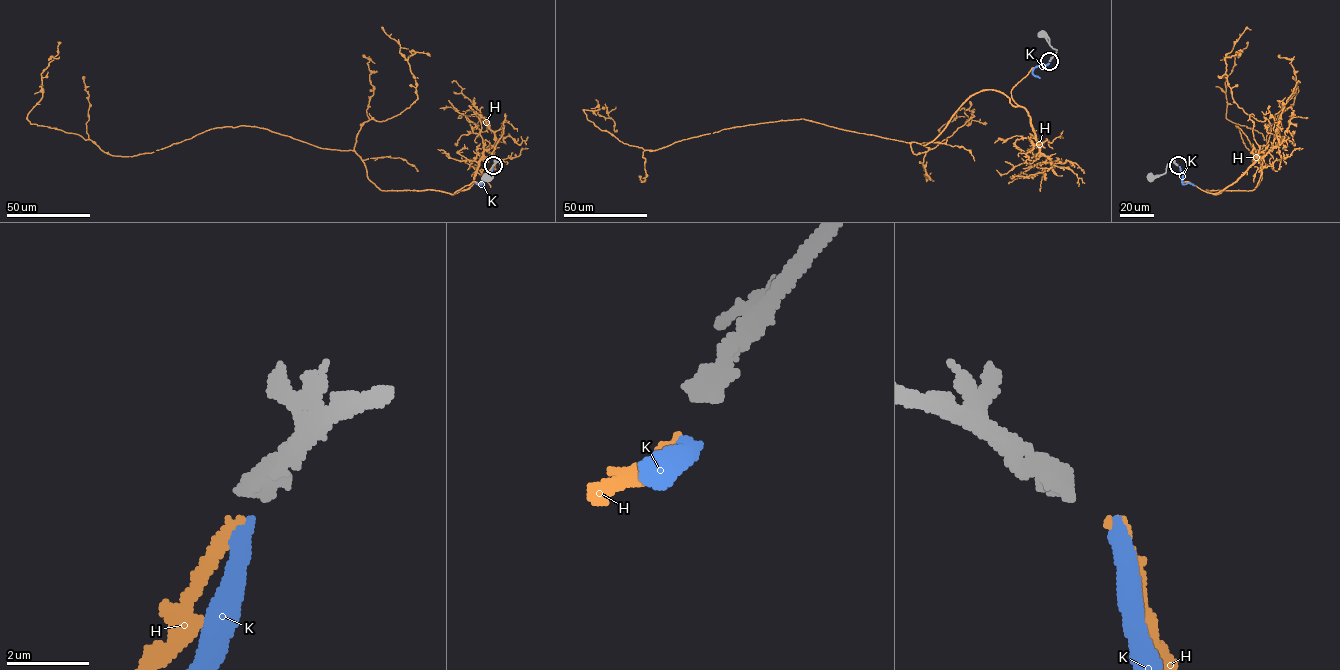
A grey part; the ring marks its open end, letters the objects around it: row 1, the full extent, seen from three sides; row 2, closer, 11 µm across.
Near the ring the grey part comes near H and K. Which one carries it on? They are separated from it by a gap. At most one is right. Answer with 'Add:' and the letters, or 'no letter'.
Add: H

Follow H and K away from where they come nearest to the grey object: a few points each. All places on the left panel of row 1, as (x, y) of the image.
H: (492, 166), (453, 194), (382, 191), (354, 151), (247, 126), (150, 153), (107, 154), (27, 118), (60, 42)
K: (493, 166), (482, 183), (476, 183), (483, 185)

